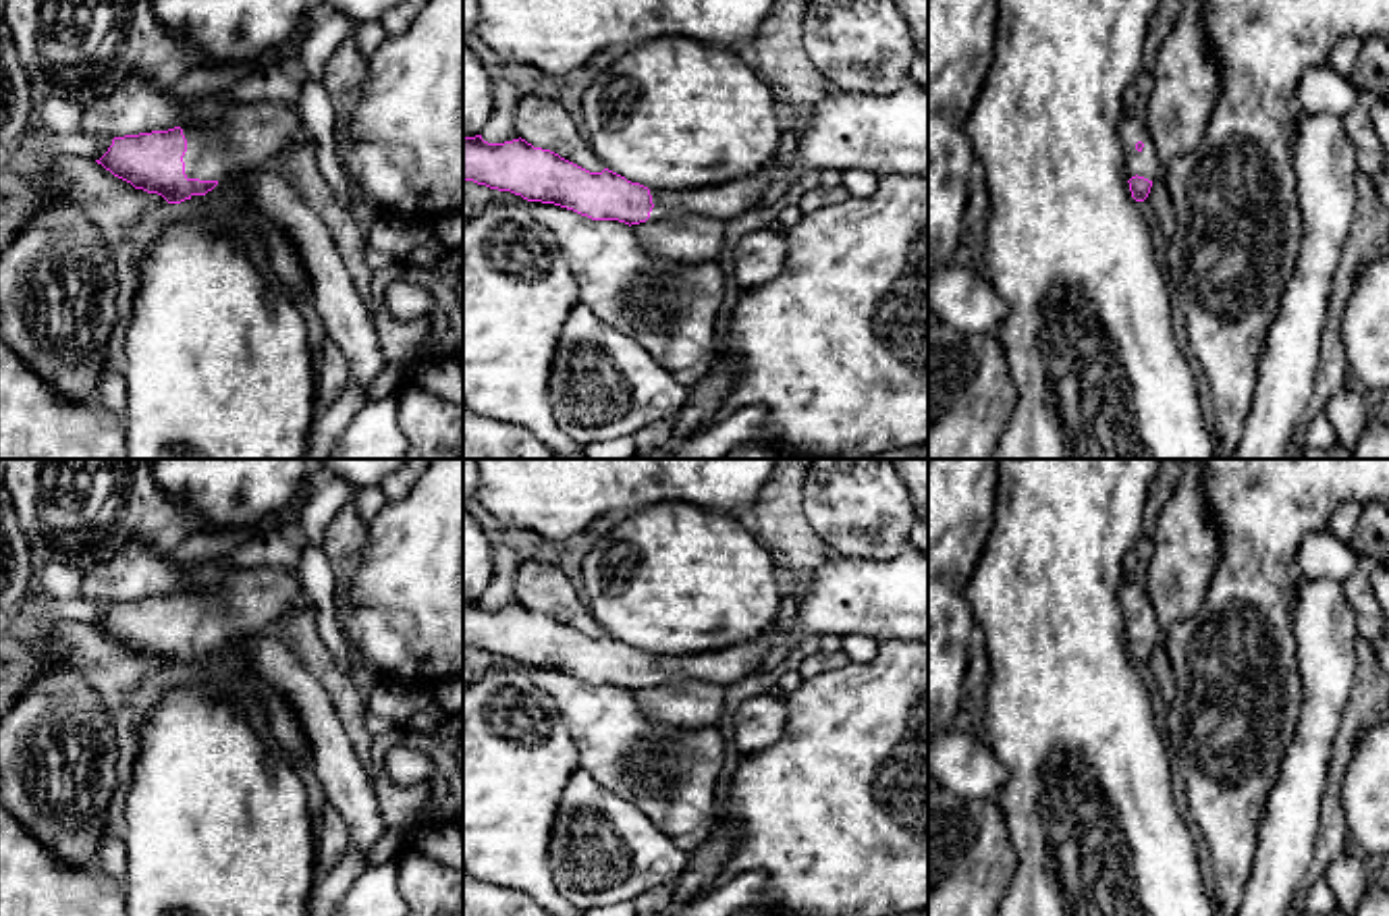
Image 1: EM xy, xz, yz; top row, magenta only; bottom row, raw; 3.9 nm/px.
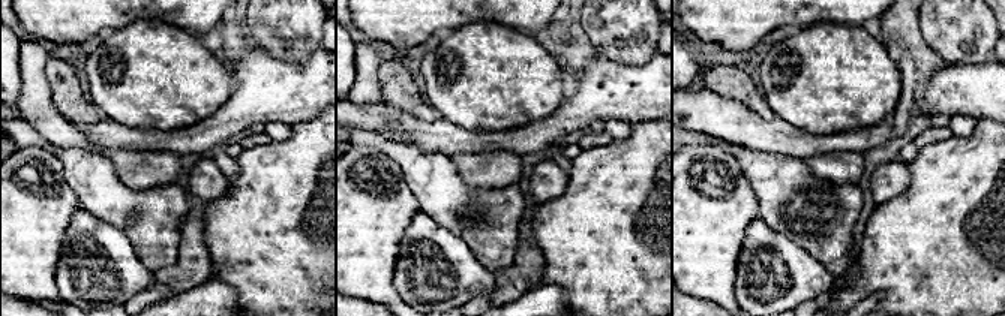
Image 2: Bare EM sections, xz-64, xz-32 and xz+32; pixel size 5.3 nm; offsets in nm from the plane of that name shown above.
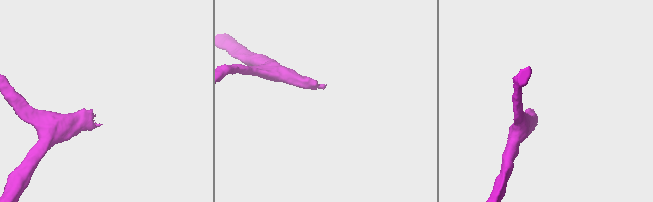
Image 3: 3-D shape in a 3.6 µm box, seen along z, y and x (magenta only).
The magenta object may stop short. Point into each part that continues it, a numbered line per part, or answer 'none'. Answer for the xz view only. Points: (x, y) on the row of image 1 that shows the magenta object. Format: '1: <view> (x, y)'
1: xz (883, 133)

